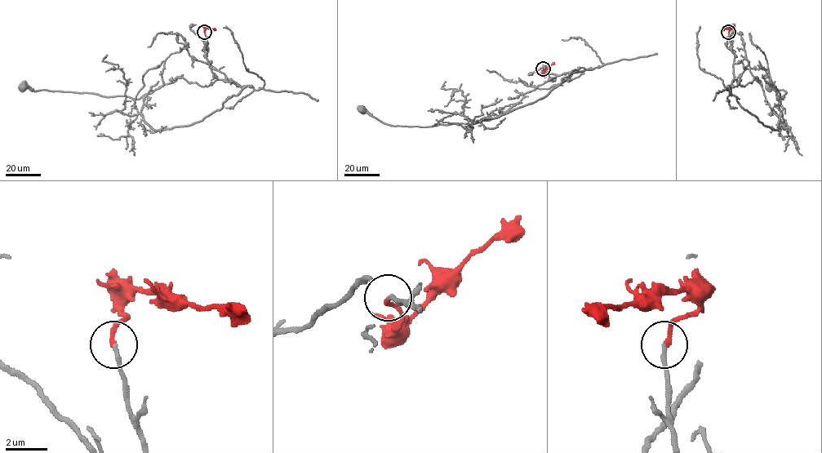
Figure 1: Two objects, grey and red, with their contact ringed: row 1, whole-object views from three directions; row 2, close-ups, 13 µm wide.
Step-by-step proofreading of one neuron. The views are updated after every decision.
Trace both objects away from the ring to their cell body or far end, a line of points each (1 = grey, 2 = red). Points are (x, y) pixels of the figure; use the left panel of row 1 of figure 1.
1: (204, 32), (211, 71), (242, 91), (189, 125), (153, 130), (140, 113), (141, 97), (24, 86)
2: (204, 32), (206, 28), (215, 29)

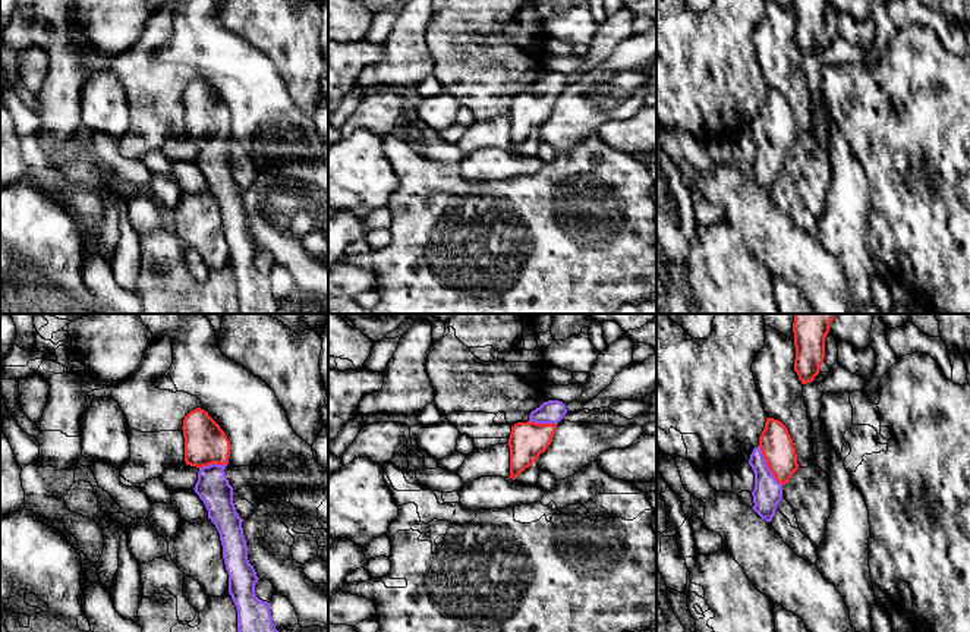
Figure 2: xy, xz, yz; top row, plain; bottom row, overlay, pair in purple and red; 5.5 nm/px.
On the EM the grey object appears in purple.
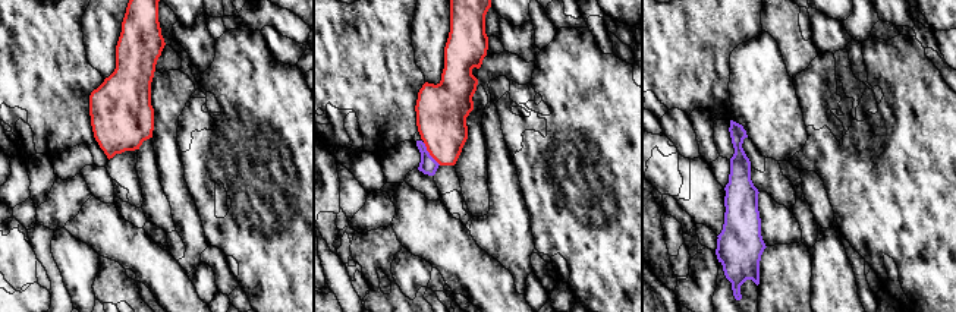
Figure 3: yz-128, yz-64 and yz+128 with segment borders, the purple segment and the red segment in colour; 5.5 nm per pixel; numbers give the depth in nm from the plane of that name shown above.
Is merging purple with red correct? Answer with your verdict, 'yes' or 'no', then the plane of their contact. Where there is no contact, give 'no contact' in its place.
yes | yz

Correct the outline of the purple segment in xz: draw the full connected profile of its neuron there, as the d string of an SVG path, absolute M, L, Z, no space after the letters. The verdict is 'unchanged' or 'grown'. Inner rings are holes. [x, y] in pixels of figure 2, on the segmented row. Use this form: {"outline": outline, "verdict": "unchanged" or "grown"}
{"outline": "M560 400L544 402L530 412L527 422L517 422L511 427L510 477L516 479L520 472L538 460L552 441L557 424L567 414L566 405Z", "verdict": "grown"}

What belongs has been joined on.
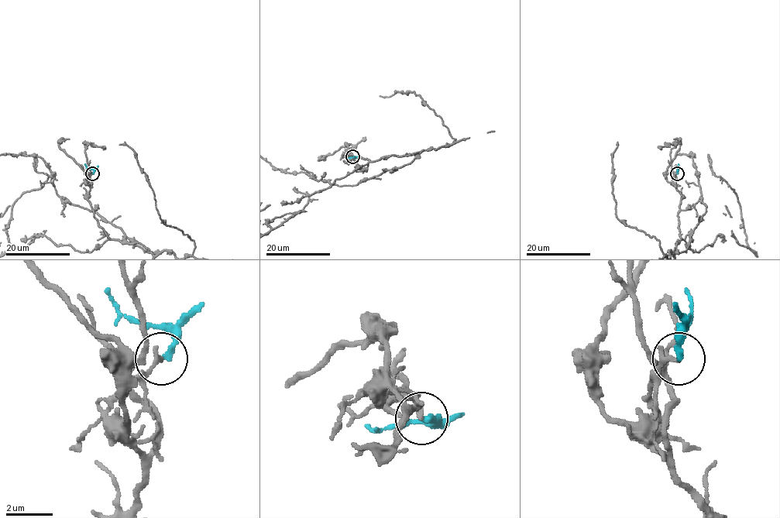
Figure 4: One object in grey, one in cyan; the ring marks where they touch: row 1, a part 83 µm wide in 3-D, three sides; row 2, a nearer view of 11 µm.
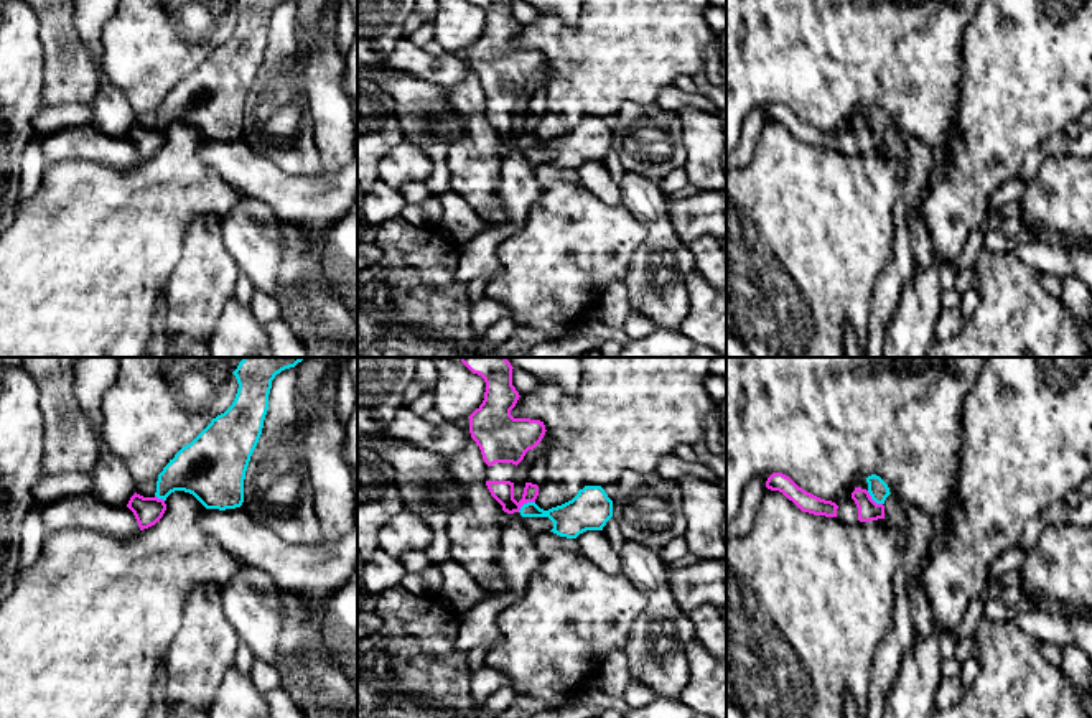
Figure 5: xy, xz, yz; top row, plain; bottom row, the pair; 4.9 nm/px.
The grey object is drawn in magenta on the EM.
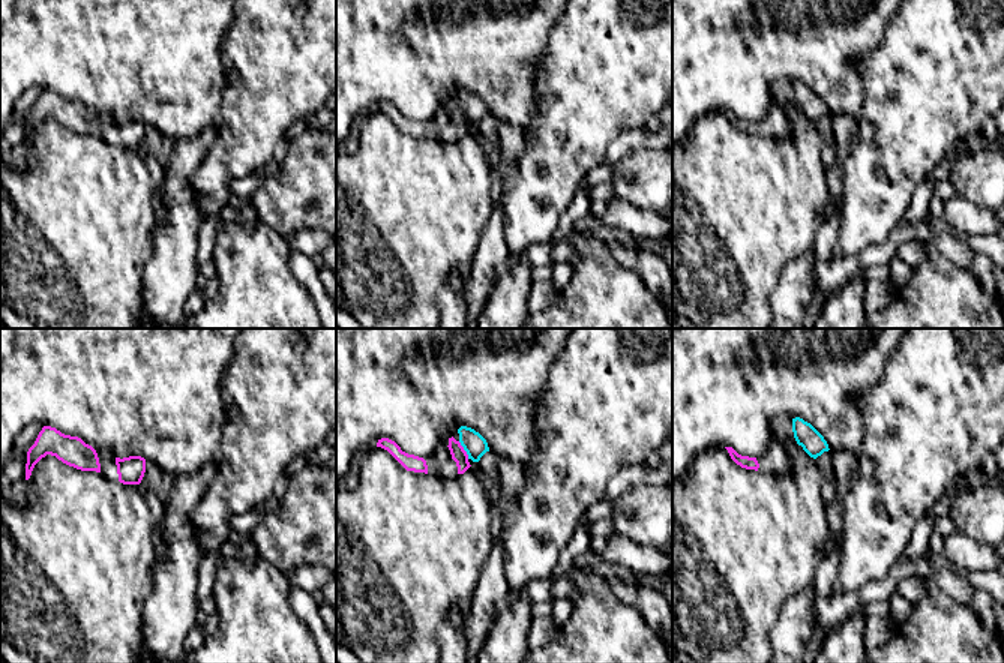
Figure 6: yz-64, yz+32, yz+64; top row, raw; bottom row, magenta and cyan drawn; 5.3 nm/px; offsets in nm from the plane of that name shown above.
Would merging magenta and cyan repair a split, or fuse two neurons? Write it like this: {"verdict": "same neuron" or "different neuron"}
{"verdict": "different neuron"}

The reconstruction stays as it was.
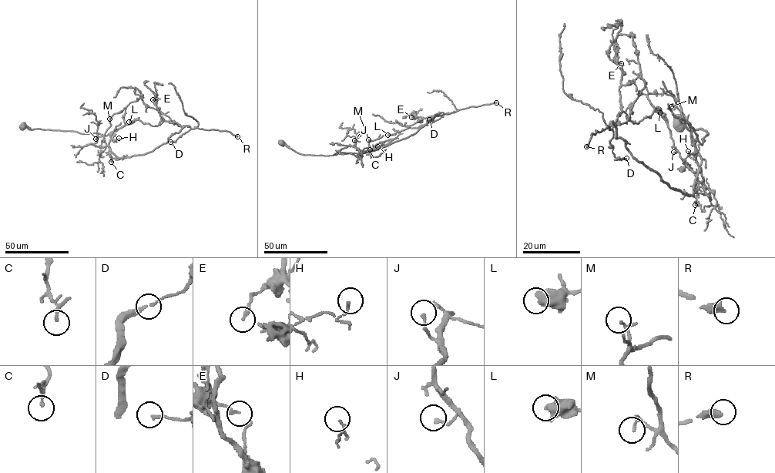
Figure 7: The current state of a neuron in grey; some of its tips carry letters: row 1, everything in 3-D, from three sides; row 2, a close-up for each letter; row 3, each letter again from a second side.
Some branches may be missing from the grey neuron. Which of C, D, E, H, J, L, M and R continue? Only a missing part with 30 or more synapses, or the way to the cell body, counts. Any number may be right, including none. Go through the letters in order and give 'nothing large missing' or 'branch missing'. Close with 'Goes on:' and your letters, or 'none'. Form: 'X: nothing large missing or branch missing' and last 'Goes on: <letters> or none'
C: nothing large missing
D: nothing large missing
E: nothing large missing
H: nothing large missing
J: nothing large missing
L: nothing large missing
M: nothing large missing
R: branch missing
Goes on: R

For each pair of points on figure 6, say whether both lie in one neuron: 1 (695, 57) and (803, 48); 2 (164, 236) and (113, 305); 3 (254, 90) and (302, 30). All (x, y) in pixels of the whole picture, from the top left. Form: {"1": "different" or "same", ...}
{"1": "same", "2": "different", "3": "same"}

